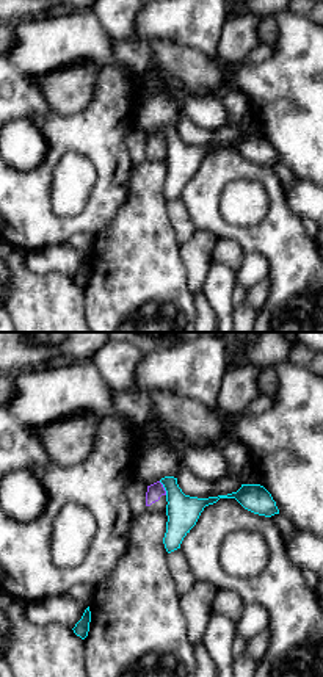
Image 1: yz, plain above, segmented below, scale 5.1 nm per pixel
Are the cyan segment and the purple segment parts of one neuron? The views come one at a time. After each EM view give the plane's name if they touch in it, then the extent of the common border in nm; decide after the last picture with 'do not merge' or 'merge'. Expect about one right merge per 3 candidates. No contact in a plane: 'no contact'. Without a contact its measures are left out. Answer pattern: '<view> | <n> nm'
yz | 80 nm

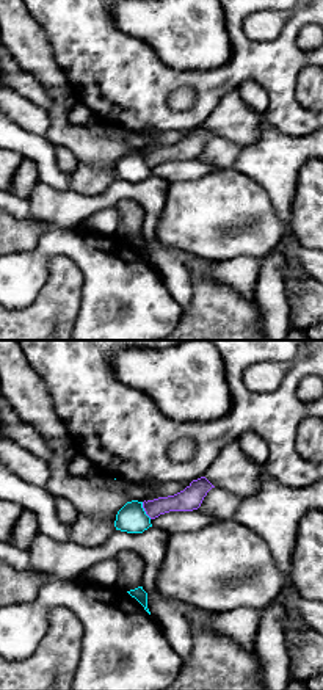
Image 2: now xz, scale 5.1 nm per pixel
xz | 100 nm

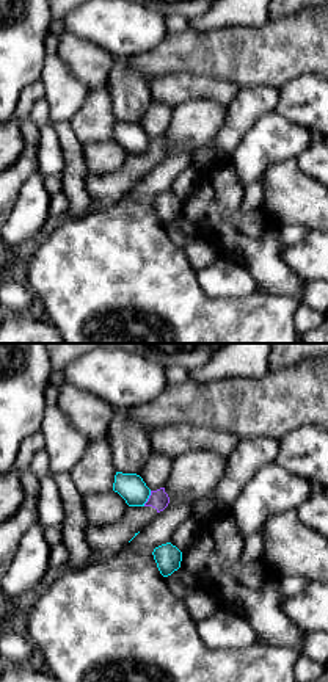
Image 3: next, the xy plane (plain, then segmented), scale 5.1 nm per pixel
xy | 90 nm

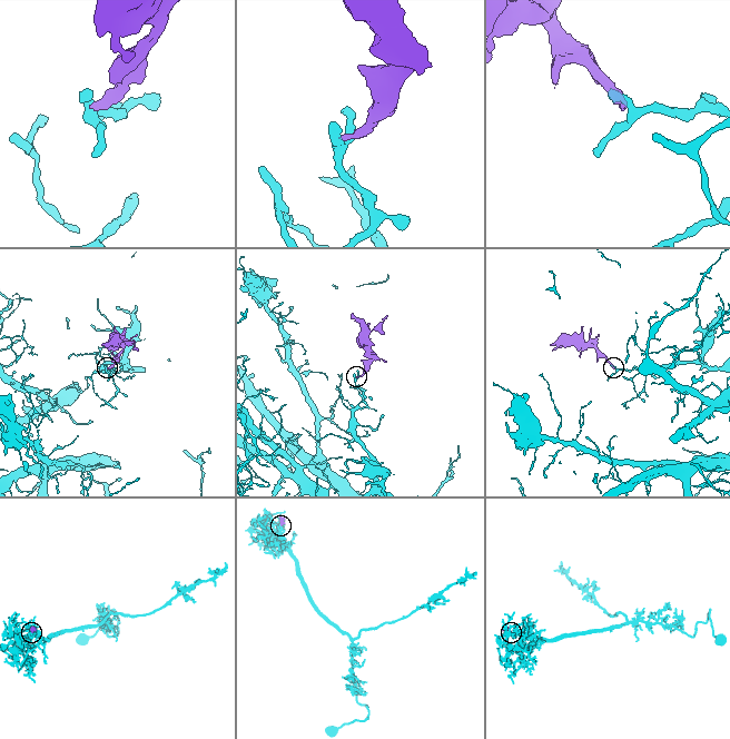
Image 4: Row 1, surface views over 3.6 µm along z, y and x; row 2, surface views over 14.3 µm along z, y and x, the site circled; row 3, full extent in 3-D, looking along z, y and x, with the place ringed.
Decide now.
do not merge

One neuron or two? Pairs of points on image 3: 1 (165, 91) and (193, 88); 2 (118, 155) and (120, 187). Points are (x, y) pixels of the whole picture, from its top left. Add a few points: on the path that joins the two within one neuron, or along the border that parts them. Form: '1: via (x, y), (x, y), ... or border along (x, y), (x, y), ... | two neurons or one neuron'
1: via (171, 88), (187, 88) | one neuron
2: border along (129, 155), (113, 171), (90, 173) | two neurons

